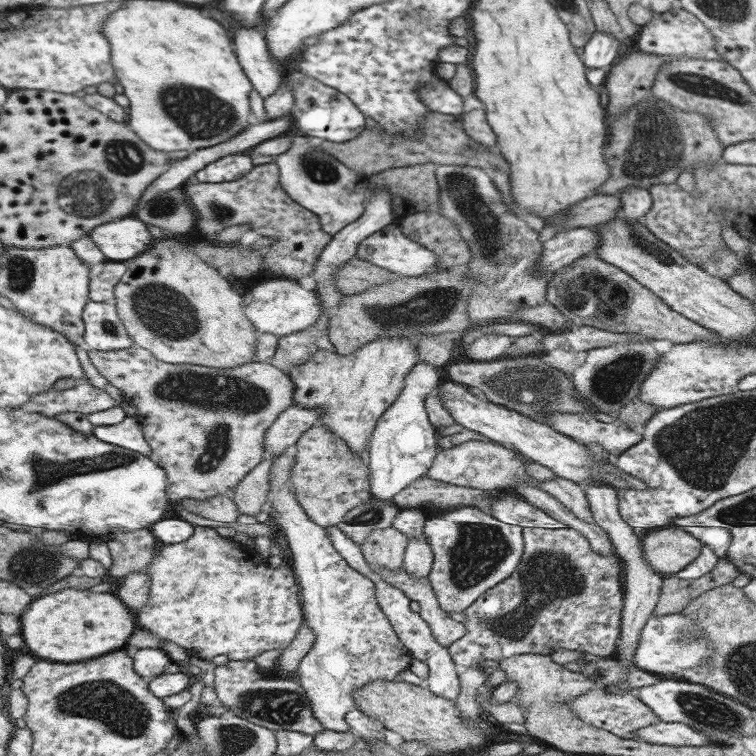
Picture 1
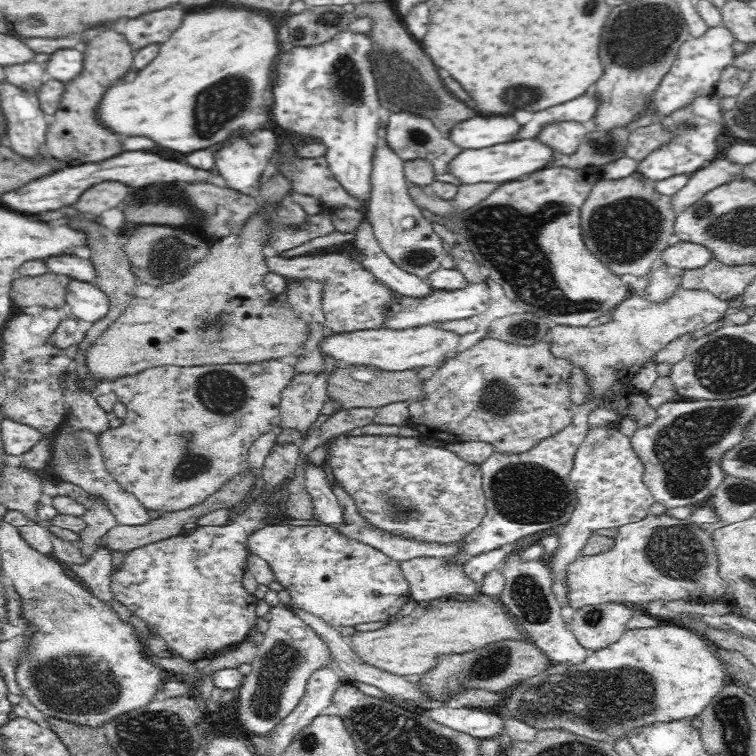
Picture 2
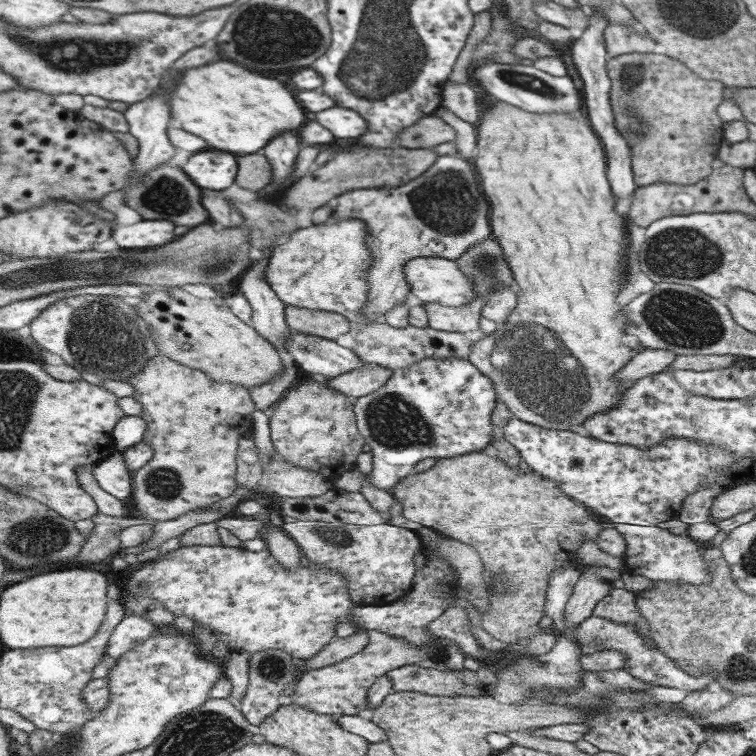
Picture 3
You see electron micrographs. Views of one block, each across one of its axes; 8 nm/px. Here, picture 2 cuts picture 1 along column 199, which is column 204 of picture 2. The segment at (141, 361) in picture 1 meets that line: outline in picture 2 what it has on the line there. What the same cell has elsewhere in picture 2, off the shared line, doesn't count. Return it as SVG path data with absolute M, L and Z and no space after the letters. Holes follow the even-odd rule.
M270 359L244 364L232 363L190 367L157 366L156 368L141 371L140 374L132 376L122 375L120 378L113 379L110 386L112 386L112 390L116 393L117 400L126 405L127 413L120 428L106 429L103 433L99 433L98 436L101 456L104 457L104 466L109 472L109 476L112 476L113 480L116 480L121 488L132 493L144 505L144 508L157 510L162 514L168 511L184 510L204 502L206 496L210 496L210 494L220 490L220 486L226 483L227 480L230 480L235 474L246 470L250 466L248 450L250 450L250 446L260 436L279 428L279 423L281 422L279 417L281 393L296 373L294 367L282 363L280 359Z

